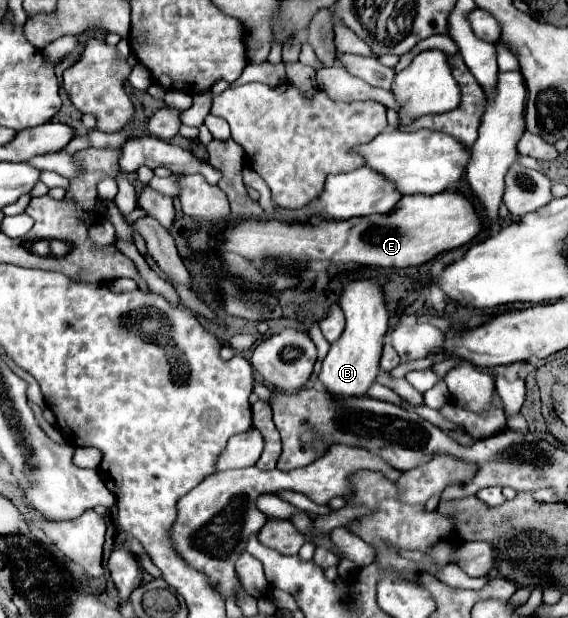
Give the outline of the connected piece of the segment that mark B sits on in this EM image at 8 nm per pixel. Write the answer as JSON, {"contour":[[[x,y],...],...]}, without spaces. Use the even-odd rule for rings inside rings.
{"contour":[[[358,279],[344,285],[338,305],[346,315],[346,329],[340,339],[330,345],[330,351],[322,363],[320,381],[334,395],[366,395],[380,371],[380,355],[390,319],[386,299],[376,279]]]}

